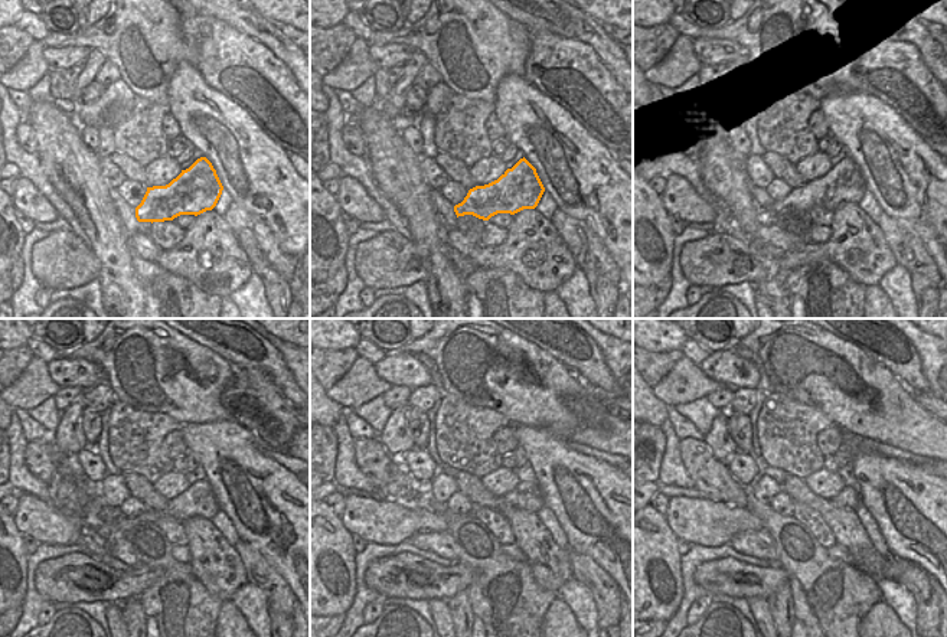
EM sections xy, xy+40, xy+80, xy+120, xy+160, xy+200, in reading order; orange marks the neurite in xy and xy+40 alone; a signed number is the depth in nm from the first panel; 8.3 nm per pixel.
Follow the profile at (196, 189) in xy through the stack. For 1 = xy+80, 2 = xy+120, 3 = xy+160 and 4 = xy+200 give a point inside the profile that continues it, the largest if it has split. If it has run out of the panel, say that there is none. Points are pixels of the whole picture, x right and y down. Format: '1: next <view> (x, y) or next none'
1: next xy+80 (843, 183)
2: next xy+120 (43, 522)
3: next xy+160 (375, 520)
4: next xy+200 (696, 520)

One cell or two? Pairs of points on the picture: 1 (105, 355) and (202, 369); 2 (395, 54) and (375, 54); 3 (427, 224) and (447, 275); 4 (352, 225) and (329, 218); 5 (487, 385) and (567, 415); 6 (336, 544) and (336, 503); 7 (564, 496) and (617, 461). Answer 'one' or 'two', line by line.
1: one
2: one
3: one
4: two
5: one
6: two
7: two

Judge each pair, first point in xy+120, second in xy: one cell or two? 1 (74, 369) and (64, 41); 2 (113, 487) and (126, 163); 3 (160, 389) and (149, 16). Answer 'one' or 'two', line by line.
1: two
2: two
3: one

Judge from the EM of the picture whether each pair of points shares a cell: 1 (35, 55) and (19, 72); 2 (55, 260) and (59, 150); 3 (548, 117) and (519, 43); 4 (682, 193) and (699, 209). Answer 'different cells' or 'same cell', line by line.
1: same cell
2: different cells
3: different cells
4: same cell

